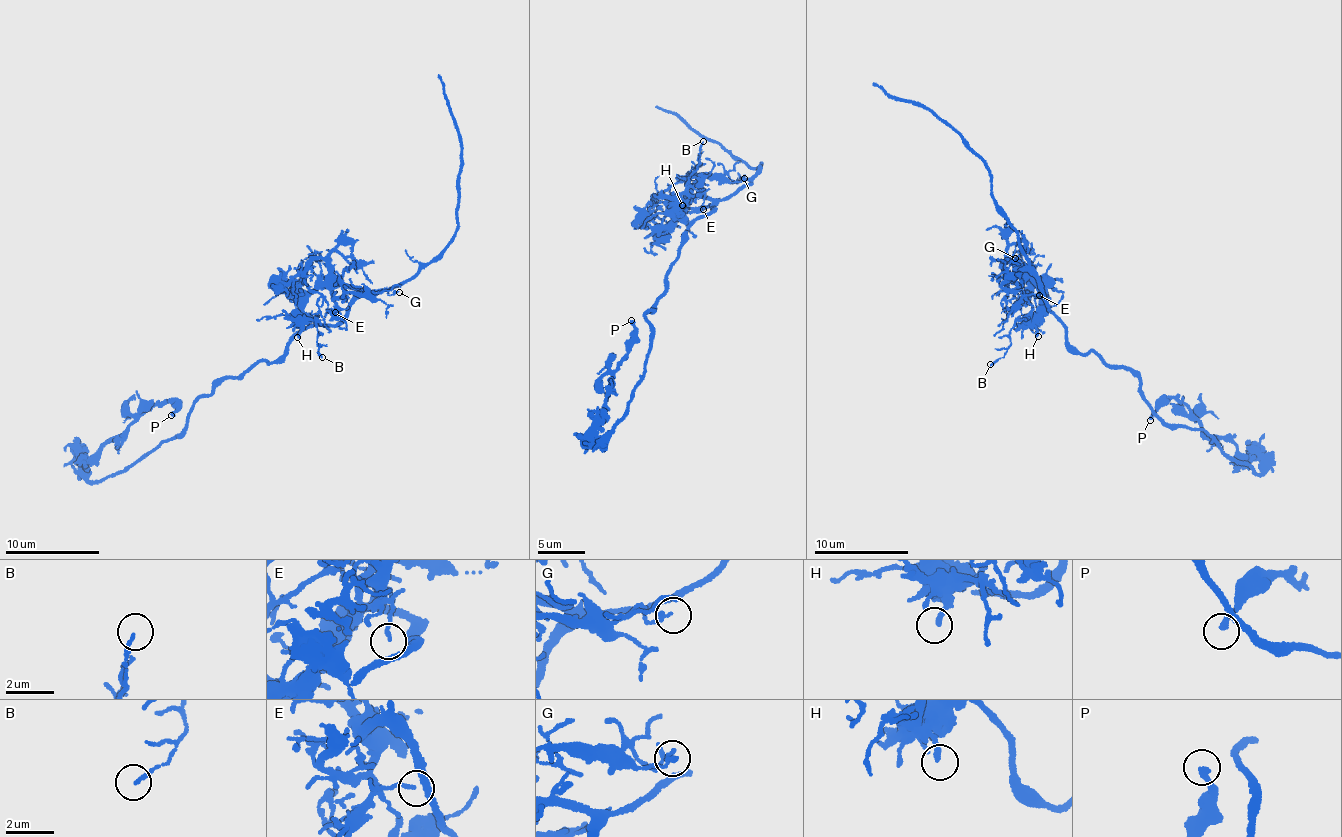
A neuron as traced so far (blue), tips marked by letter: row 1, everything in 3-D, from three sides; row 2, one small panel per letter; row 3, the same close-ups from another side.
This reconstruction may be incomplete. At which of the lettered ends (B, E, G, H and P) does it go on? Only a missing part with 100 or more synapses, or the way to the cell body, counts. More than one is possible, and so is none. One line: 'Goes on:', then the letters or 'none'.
Goes on: none

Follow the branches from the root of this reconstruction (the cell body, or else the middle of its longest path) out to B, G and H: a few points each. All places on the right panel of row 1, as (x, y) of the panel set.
B: (1098, 356), (1090, 350), (1072, 351), (1060, 320), (1045, 314), (1015, 322), (1006, 353), (990, 364)
G: (1098, 356), (1071, 350), (1029, 278), (1018, 289), (1002, 284), (1015, 258)
H: (1098, 356), (1090, 350), (1085, 353), (1072, 351), (1064, 327), (1053, 314), (1041, 316), (1035, 321), (1038, 336)

